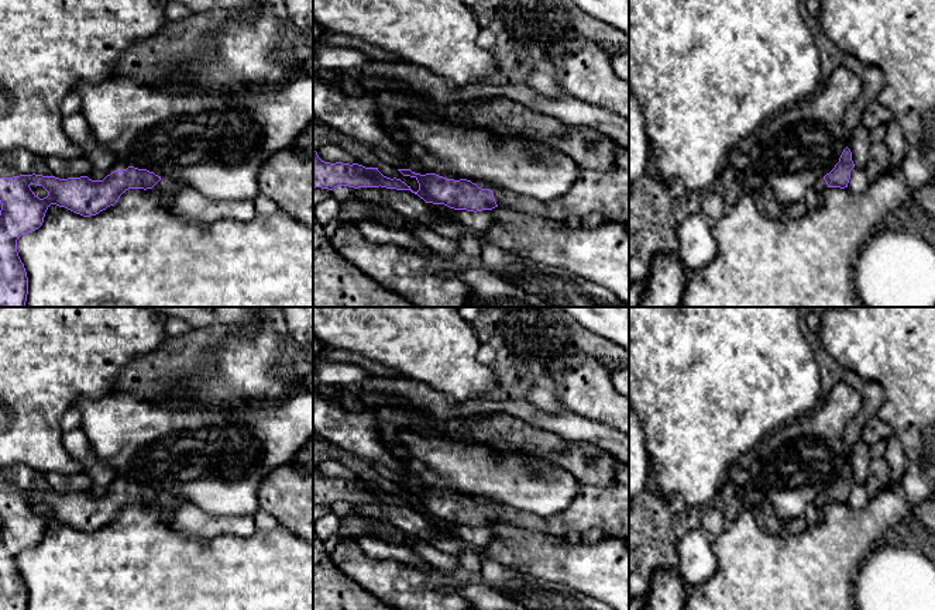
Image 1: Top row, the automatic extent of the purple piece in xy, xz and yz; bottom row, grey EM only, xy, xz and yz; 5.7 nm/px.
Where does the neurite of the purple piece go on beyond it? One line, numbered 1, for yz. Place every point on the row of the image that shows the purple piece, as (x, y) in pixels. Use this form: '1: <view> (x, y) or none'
1: yz (820, 186)

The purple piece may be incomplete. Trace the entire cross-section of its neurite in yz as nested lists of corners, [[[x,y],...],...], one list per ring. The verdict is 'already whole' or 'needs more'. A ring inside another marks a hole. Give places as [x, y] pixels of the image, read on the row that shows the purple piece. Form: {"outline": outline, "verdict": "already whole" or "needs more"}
{"outline": [[[846,147],[839,158],[839,162],[835,165],[835,168],[826,173],[824,178],[818,179],[814,185],[814,190],[822,196],[824,192],[828,187],[848,187],[849,179],[850,179],[850,170],[855,168],[855,163],[852,161],[852,152]]], "verdict": "needs more"}

